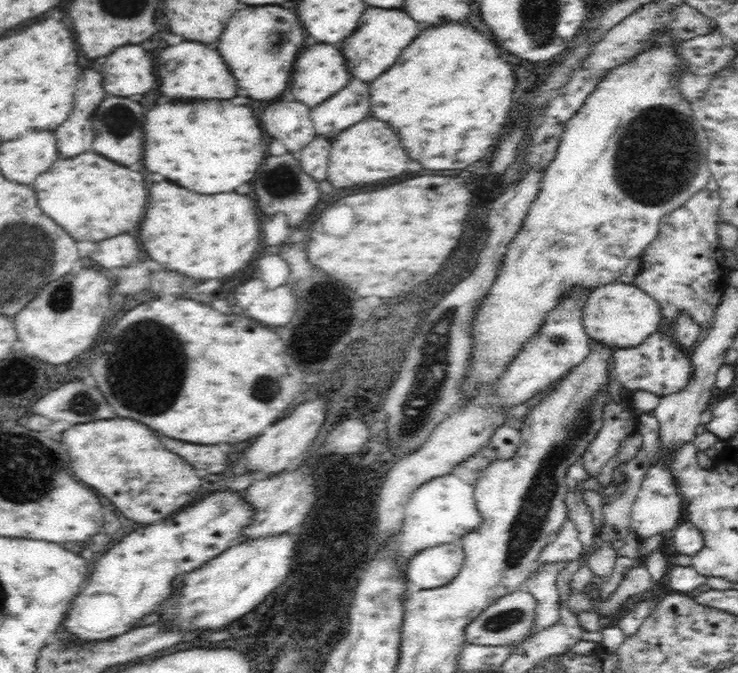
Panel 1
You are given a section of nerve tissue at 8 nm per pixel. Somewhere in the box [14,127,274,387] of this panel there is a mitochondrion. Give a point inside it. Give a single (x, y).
(59, 298)

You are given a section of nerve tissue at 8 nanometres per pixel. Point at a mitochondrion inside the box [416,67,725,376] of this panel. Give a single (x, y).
(657, 155)

